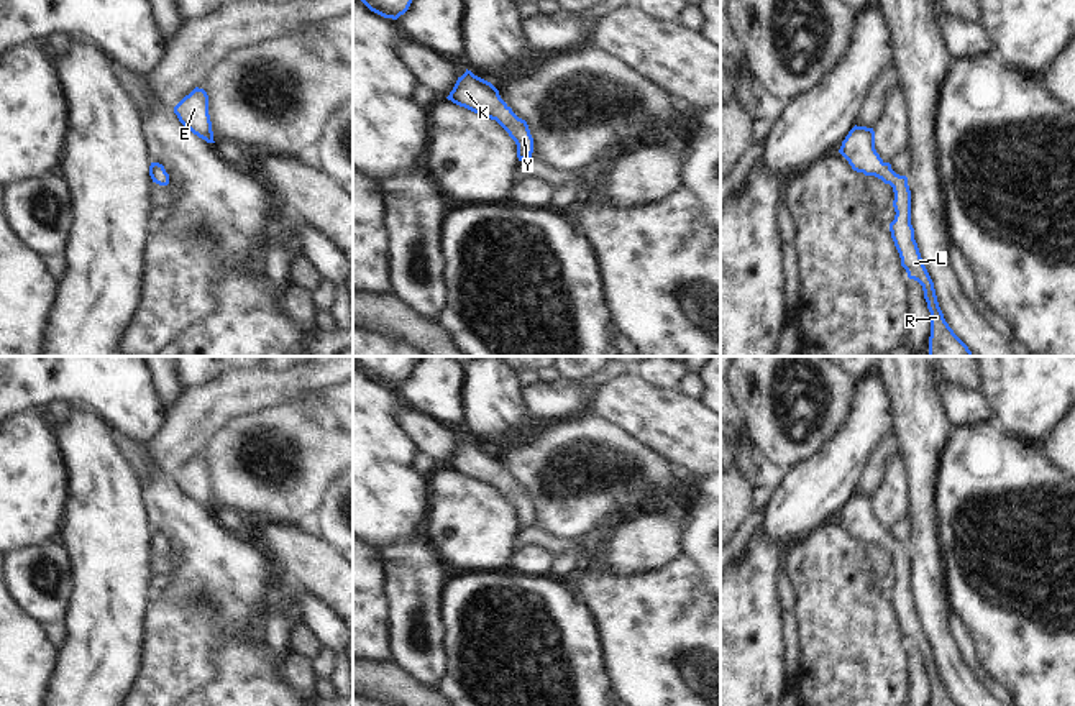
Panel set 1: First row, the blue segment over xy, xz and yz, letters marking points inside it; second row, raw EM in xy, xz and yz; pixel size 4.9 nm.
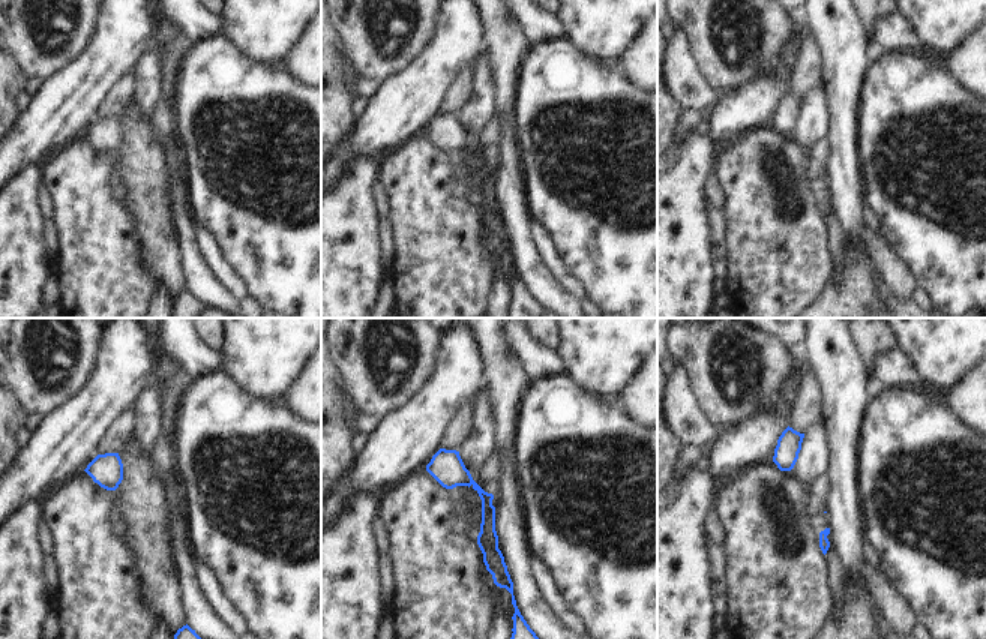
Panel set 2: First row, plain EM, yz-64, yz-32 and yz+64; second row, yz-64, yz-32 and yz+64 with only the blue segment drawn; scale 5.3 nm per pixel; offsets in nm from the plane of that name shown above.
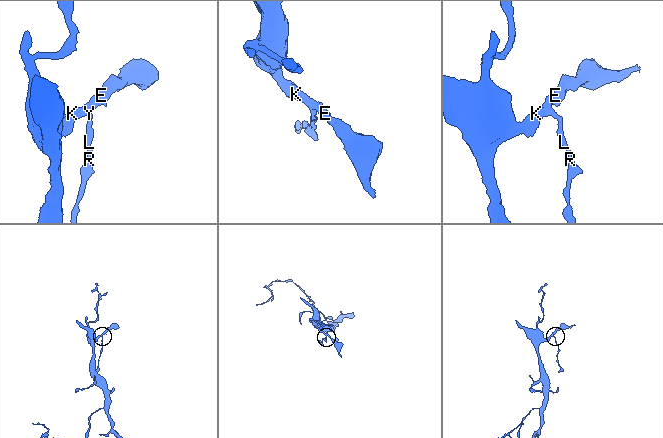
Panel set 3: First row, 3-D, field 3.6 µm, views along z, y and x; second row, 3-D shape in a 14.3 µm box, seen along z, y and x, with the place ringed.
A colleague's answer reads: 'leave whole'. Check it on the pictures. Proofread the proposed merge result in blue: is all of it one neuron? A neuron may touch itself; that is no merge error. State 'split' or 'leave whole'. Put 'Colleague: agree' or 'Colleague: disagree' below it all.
leave whole
Colleague: agree

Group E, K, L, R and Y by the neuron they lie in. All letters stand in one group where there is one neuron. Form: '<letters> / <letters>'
E K L R Y

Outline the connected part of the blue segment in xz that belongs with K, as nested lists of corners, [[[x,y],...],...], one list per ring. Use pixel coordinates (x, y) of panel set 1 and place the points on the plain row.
[[[466,437],[466,440],[458,445],[446,466],[474,481],[483,481],[487,486],[496,488],[515,509],[519,529],[532,525],[533,506],[527,489],[512,479],[491,450]]]

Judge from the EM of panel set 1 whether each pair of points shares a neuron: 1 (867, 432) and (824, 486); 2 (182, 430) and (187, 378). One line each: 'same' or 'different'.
1: same
2: different

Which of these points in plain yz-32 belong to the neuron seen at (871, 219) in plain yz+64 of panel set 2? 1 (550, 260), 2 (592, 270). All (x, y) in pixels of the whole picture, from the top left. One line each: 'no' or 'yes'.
1: yes
2: no

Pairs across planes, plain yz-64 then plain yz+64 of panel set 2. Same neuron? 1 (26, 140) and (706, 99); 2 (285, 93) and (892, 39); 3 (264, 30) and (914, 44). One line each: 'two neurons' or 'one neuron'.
1: two neurons
2: two neurons
3: two neurons

